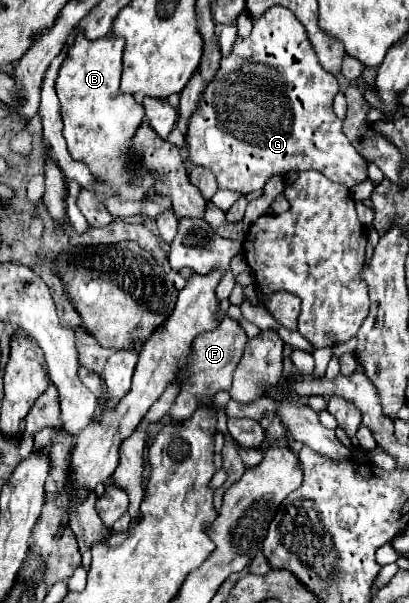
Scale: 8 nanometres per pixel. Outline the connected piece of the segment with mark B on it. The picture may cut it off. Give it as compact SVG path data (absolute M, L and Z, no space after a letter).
M79 31L73 45L67 49L67 59L61 63L55 81L55 91L61 101L61 117L65 125L63 137L67 139L67 149L73 159L83 161L93 175L105 181L105 185L95 189L95 193L105 199L111 191L117 191L123 199L141 199L153 189L151 175L131 175L125 167L131 151L129 139L143 121L143 105L139 105L133 95L119 91L123 47L125 43L113 35L89 41L83 31Z

